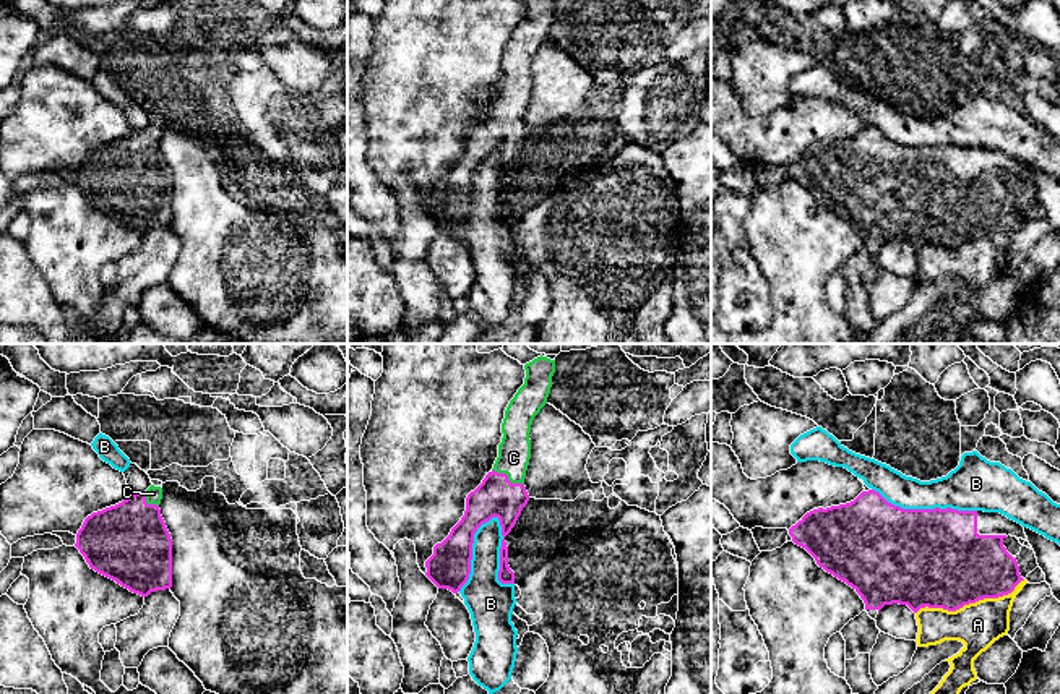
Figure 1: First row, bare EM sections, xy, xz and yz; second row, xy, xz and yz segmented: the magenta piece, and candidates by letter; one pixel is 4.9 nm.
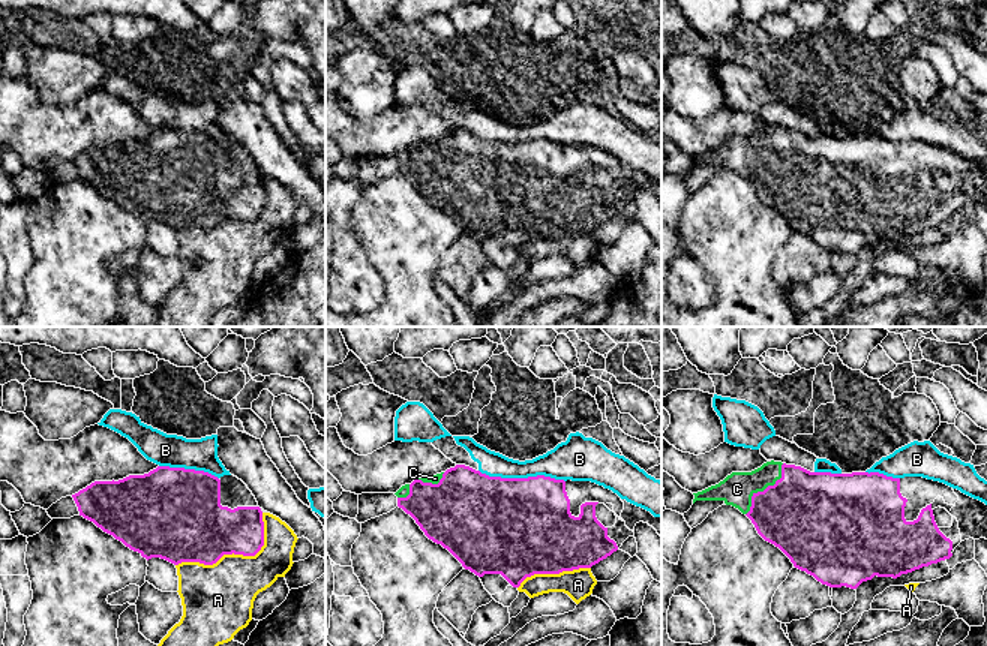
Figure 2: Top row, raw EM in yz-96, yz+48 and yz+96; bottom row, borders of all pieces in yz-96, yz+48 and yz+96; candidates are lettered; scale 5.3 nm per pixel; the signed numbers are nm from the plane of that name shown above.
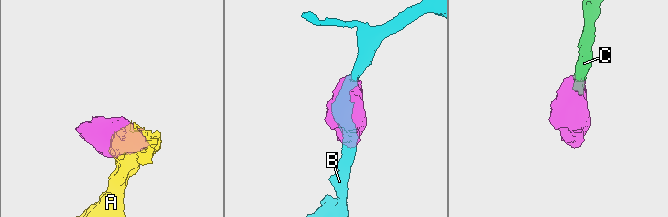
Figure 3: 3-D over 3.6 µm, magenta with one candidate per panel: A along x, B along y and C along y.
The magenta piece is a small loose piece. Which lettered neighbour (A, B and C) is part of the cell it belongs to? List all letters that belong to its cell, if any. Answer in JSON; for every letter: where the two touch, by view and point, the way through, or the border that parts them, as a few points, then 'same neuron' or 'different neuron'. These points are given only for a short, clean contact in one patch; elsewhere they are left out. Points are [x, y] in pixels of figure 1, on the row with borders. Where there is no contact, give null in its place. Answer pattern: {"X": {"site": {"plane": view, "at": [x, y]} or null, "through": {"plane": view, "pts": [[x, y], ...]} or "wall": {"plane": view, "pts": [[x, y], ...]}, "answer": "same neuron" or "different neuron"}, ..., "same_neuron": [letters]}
{"A": {"site": {"plane": "yz", "at": [969, 602]}, "answer": "different neuron"}, "B": {"site": {"plane": "xz", "at": [471, 550]}, "answer": "different neuron"}, "C": {"site": {"plane": "xz", "at": [507, 477]}, "through": {"plane": "xz", "pts": [[495, 496], [504, 488], [507, 477], [513, 458]]}, "answer": "same neuron"}, "same_neuron": ["C"]}

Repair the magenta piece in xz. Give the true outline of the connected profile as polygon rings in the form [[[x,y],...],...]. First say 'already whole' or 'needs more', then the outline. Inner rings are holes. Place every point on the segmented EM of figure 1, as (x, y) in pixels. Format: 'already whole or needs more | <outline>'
needs more | [[[541,355],[526,363],[524,370],[524,384],[518,389],[505,410],[505,418],[502,423],[503,438],[498,444],[498,457],[493,464],[493,469],[485,475],[482,483],[468,495],[464,516],[451,529],[450,535],[442,543],[437,543],[433,546],[433,555],[425,561],[425,576],[438,589],[448,589],[453,593],[458,593],[468,582],[471,574],[474,533],[492,517],[497,517],[500,520],[503,535],[500,548],[498,580],[502,584],[515,584],[515,572],[508,566],[508,546],[505,537],[511,532],[523,508],[529,501],[529,495],[524,486],[524,477],[531,459],[529,433],[534,417],[547,404],[547,397],[552,388],[552,376],[555,373],[555,360]]]

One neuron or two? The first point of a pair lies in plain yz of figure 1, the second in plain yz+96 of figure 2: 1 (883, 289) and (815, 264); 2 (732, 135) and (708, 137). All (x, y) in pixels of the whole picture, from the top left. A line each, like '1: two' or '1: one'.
1: two
2: one

